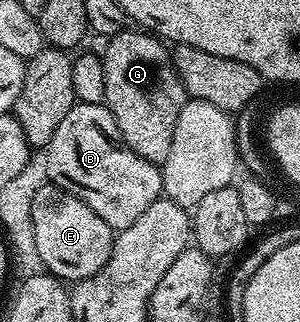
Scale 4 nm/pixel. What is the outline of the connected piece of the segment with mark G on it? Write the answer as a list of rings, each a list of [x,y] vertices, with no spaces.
[[[133,27],[108,38],[106,45],[109,46],[101,57],[107,75],[103,104],[109,108],[119,127],[125,148],[160,167],[167,159],[167,151],[171,151],[175,119],[179,119],[179,111],[187,100],[183,83],[173,69],[170,50],[162,38]]]

